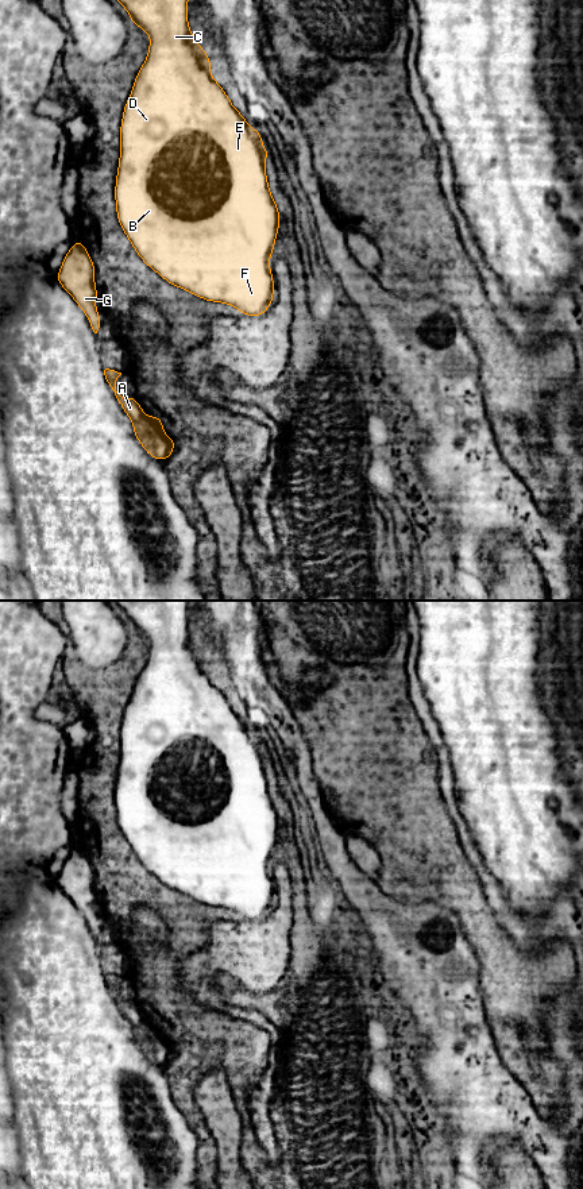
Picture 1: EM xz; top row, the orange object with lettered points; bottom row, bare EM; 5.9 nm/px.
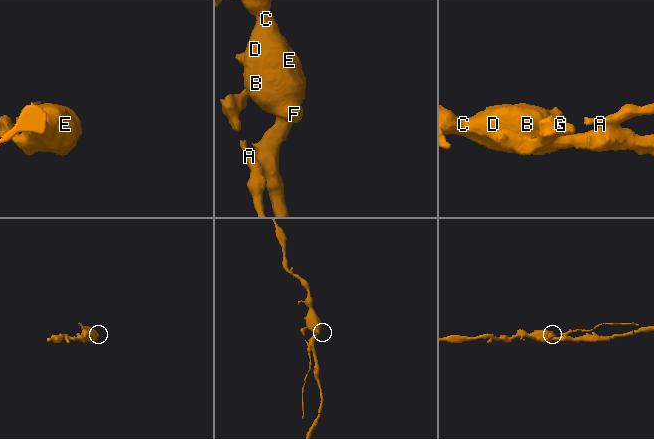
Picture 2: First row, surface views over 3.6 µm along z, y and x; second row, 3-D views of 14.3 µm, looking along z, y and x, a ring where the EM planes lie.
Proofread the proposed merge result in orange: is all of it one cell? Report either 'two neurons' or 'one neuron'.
two neurons

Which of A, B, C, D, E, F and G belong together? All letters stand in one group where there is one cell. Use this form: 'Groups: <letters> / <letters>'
Groups: A / B C D E F G

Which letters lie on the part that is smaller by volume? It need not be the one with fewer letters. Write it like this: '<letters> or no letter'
A

